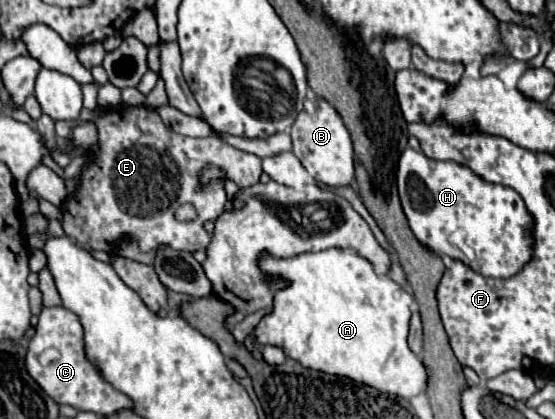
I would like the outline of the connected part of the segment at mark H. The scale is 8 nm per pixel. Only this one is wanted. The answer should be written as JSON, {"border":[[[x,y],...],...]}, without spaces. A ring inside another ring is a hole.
{"border":[[[407,147],[399,159],[397,187],[411,231],[421,245],[427,245],[427,249],[439,253],[439,257],[447,255],[463,261],[473,271],[493,279],[513,277],[533,257],[533,217],[527,213],[521,195],[511,187],[487,183],[465,165],[435,161],[411,147]],[[459,227],[467,231],[467,245],[475,249],[475,259],[467,259],[463,251],[447,241]]]}

